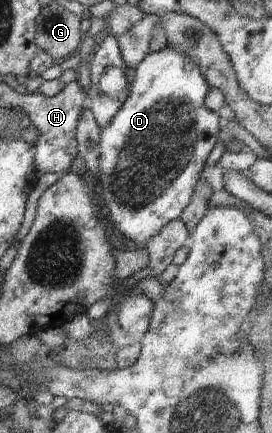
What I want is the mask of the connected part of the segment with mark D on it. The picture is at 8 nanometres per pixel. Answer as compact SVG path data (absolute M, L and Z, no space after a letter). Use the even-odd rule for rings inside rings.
M165 47L139 64L135 71L130 97L123 103L114 121L102 128L101 175L98 191L110 210L114 226L137 245L150 246L157 234L170 222L179 220L191 204L191 196L211 164L210 155L219 142L218 113L205 106L211 90L191 56Z

